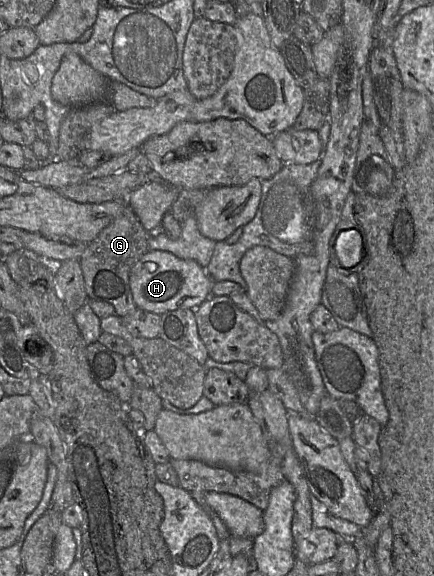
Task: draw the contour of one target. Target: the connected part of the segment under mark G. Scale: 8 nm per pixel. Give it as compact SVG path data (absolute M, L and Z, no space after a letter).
M126 205L122 213L87 245L79 261L89 300L111 304L120 318L138 309L133 300L129 277L133 265L150 250L150 236L151 233L142 226L133 209Z

